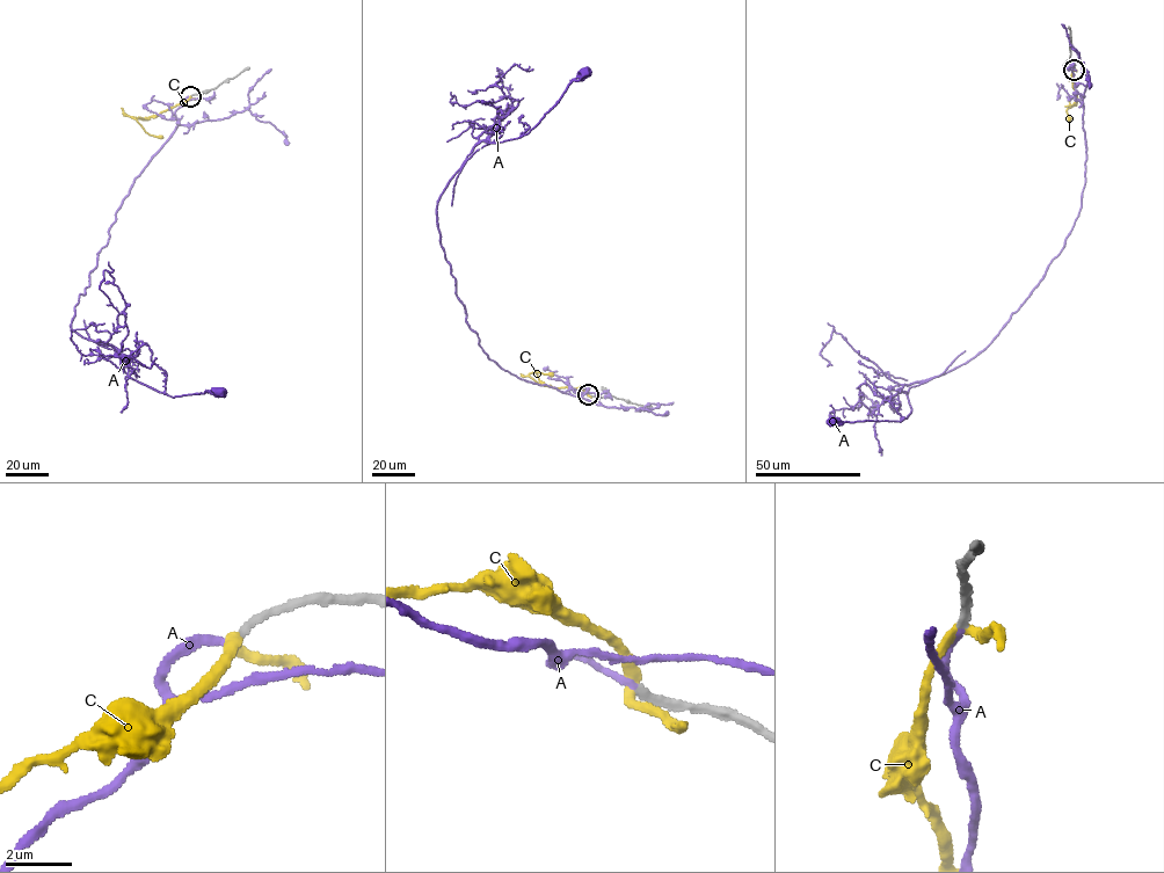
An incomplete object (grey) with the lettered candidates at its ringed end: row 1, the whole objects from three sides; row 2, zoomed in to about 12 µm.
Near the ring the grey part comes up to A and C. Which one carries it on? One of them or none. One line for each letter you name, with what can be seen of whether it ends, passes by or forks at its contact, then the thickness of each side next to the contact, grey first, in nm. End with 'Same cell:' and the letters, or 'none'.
A: It ends there. Thickness 260 nm (grey) against 200 nm
Same cell: A

